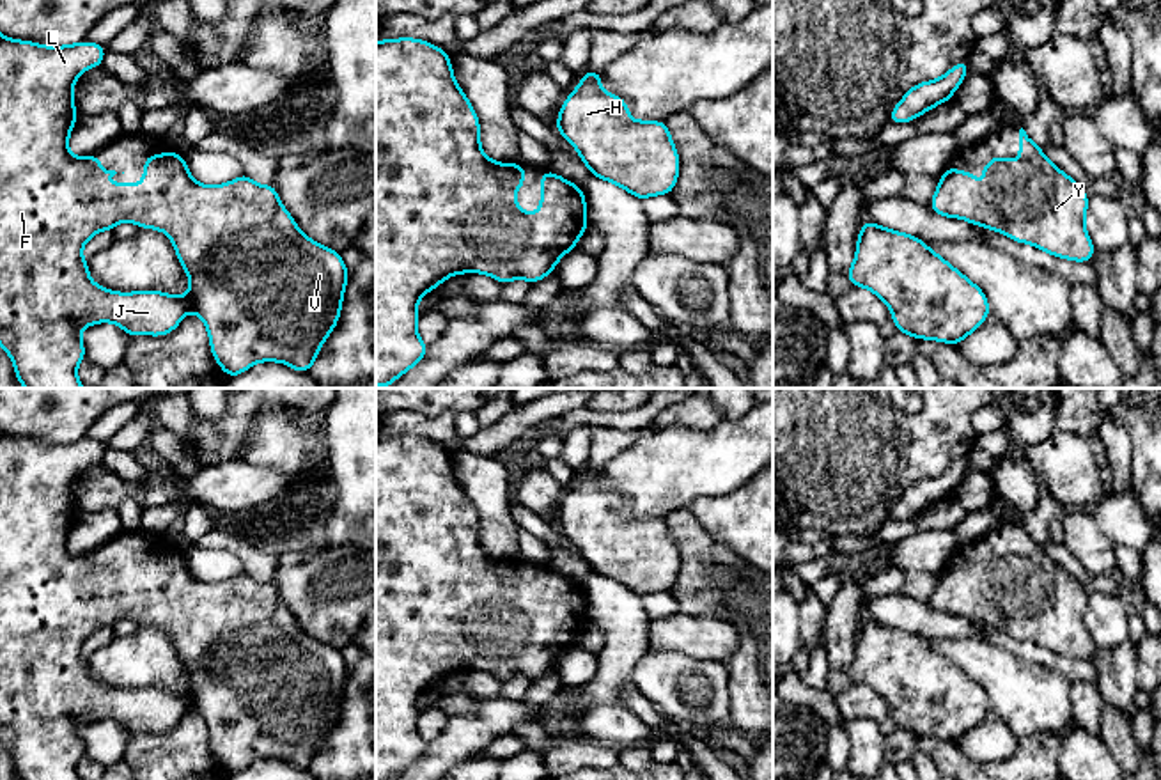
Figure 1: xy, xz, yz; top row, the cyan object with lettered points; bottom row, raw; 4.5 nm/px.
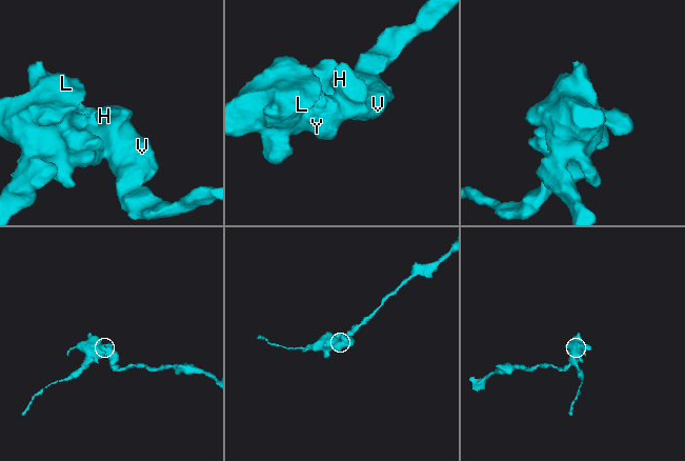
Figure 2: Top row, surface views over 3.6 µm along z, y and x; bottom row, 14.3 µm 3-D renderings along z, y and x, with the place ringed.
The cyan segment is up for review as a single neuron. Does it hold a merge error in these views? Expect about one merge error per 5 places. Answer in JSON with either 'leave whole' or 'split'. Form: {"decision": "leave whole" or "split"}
{"decision": "leave whole"}

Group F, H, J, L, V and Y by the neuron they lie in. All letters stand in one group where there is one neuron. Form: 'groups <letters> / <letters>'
groups F H J L V Y

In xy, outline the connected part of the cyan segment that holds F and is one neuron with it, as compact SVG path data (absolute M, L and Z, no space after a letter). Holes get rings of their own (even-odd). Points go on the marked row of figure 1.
M0 34L0 346L12 358L18 383L25 388L85 388L76 376L76 367L87 355L80 337L82 328L108 321L121 326L129 337L163 337L174 332L190 310L195 310L204 321L209 333L211 353L227 378L243 374L257 362L282 362L298 372L310 372L321 346L335 330L340 317L344 291L349 277L342 255L307 238L292 220L291 213L282 206L275 184L261 186L250 179L246 170L241 177L225 184L204 186L191 177L183 154L175 151L145 156L142 184L108 184L103 179L113 177L117 172L103 170L99 167L99 156L89 154L73 158L67 147L71 129L78 119L78 112L73 103L73 85L85 69L101 67L105 55L106 51L103 44L90 41L66 46L43 46L34 41L18 41ZM121 222L133 222L138 229L158 229L172 239L179 264L190 278L190 292L186 296L172 296L161 291L115 292L99 287L90 280L87 261L82 257L83 245L96 232L112 230Z

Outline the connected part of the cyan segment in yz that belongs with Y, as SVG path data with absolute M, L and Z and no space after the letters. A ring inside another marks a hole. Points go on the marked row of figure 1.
M1023 128L1019 129L1019 160L1016 165L1009 158L993 154L982 172L968 168L964 174L961 174L957 167L948 167L941 174L939 184L929 206L934 214L961 218L973 225L1001 232L1016 243L1030 243L1035 248L1051 254L1053 257L1062 257L1074 262L1087 262L1095 257L1095 248L1085 229L1088 193L1071 176L1055 167ZM973 176L993 176L994 183L970 184L966 179Z

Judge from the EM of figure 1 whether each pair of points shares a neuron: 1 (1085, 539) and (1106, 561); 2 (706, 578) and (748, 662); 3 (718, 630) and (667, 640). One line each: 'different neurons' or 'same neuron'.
1: same neuron
2: same neuron
3: same neuron

